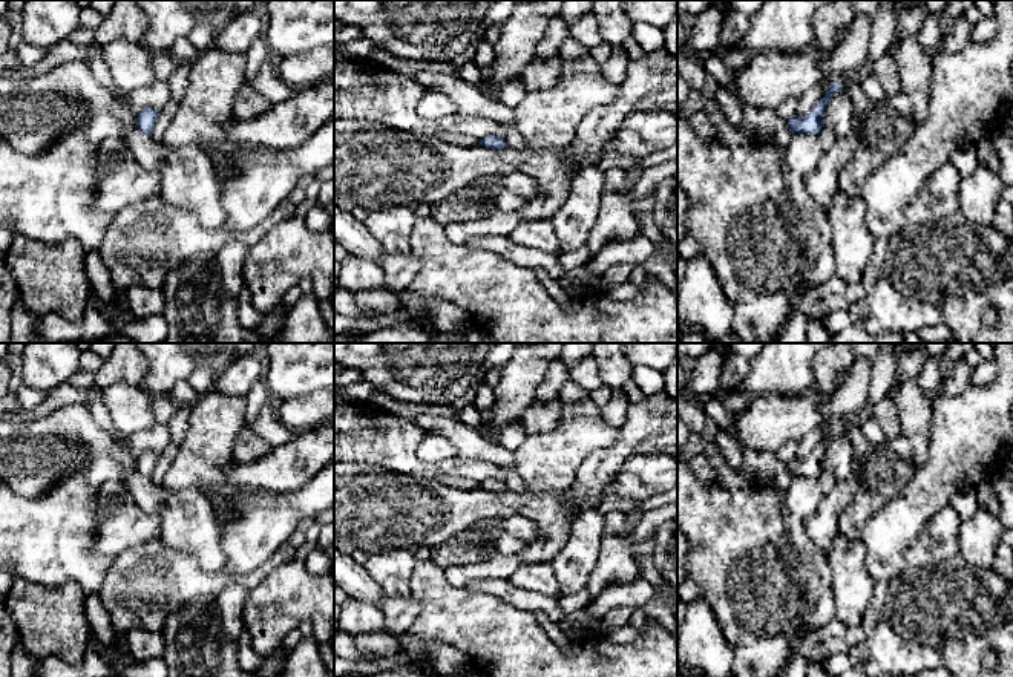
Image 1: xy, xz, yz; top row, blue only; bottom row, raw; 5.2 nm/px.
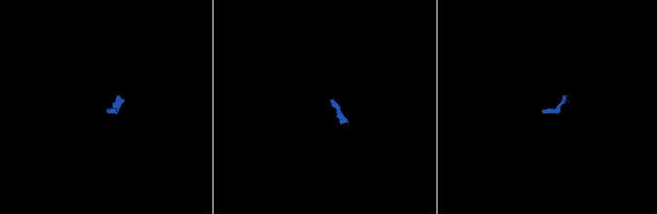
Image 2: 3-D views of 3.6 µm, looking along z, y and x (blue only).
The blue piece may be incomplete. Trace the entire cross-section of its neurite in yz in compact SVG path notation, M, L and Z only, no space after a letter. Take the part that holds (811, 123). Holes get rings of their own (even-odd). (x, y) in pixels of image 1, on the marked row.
M854 74L846 81L834 81L826 95L812 107L812 110L788 119L791 133L814 133L823 127L824 109L835 92L849 95L854 104L855 147L852 158L841 170L838 190L849 198L863 195L863 187L870 173L887 161L893 153L904 149L913 132L915 121L895 112L887 101L872 103L861 89L861 74Z

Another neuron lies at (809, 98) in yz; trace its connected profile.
M815 84L806 90L800 98L797 98L797 113L798 116L808 115L812 107L826 95L826 87L823 84Z

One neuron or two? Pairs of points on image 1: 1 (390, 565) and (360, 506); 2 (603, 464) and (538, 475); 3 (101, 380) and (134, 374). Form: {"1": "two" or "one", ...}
{"1": "two", "2": "two", "3": "one"}

